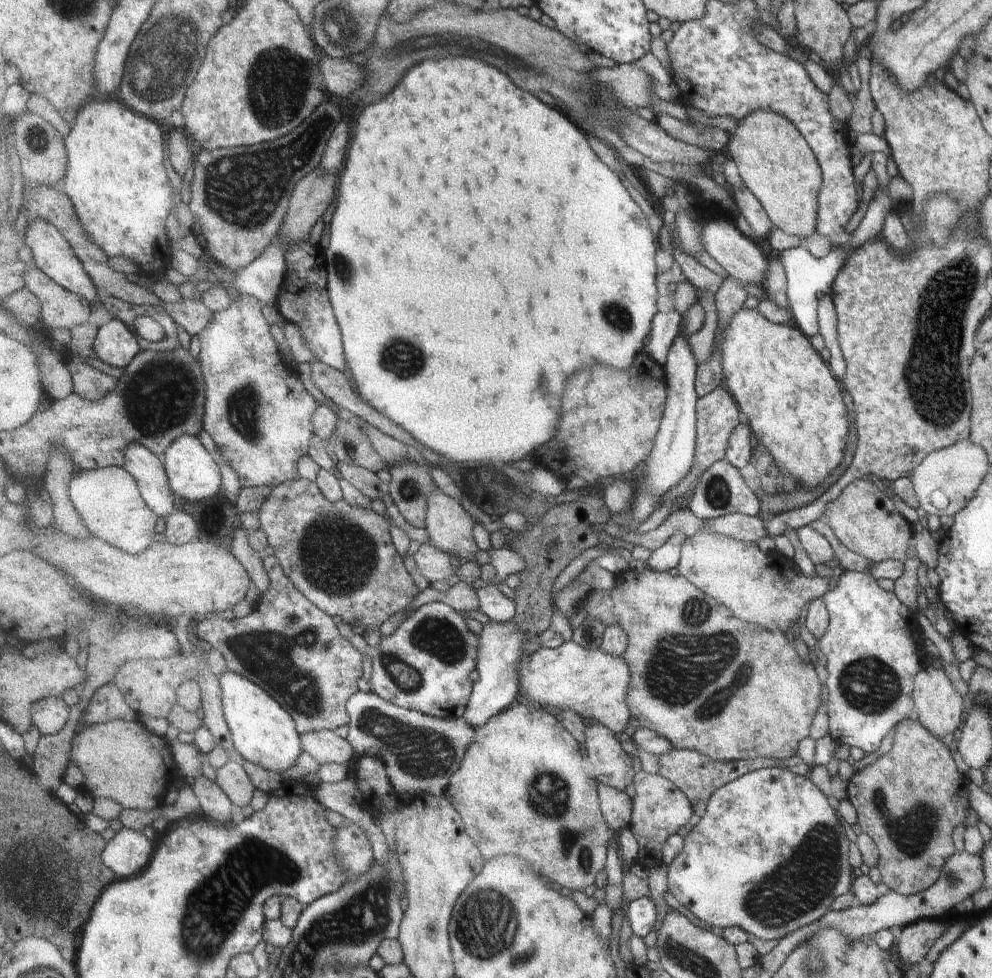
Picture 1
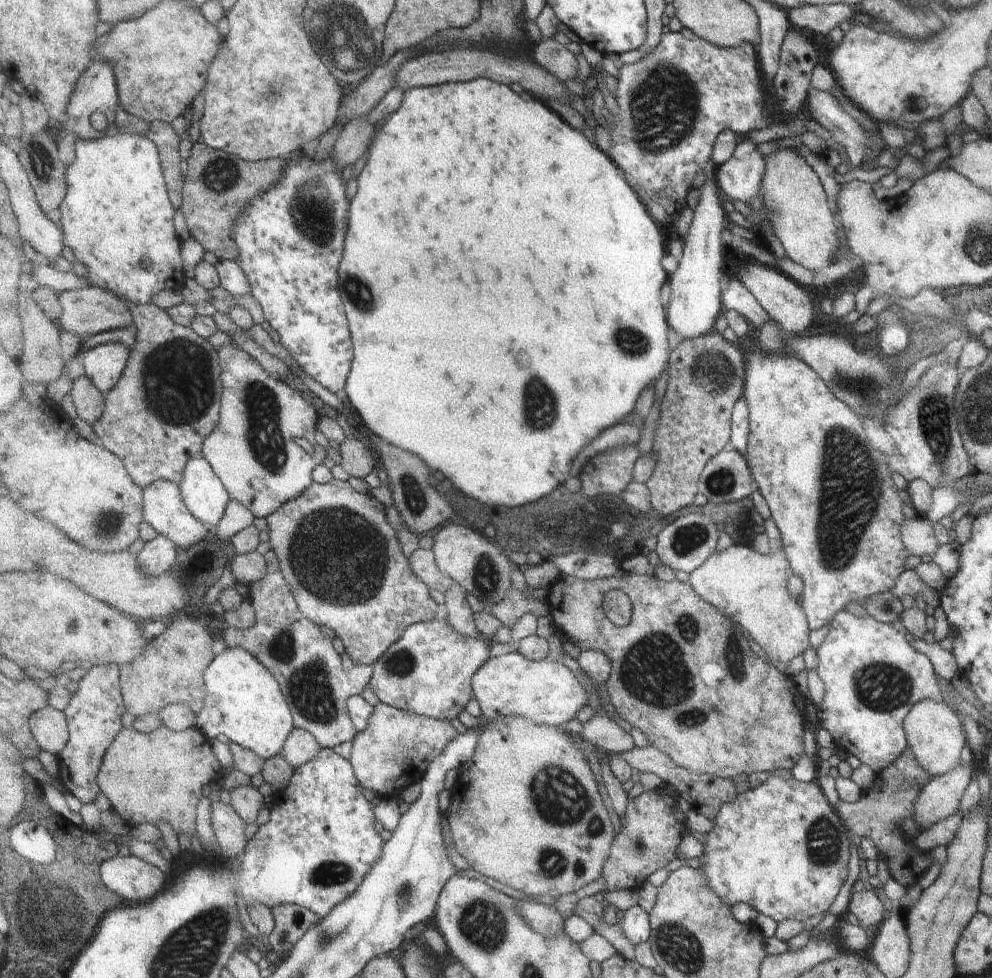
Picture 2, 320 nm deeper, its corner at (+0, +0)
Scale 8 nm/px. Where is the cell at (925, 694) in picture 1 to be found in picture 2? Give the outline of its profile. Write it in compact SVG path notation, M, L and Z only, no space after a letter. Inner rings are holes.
M923 699L911 706L902 722L906 744L913 753L915 762L931 780L940 777L959 765L959 754L965 744L965 735L959 716L949 710L943 702Z

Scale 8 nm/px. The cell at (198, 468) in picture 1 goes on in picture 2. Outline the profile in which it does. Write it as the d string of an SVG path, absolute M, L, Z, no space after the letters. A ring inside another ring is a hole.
M203 457L188 462L180 484L189 510L210 528L215 528L230 501L230 494L209 461Z

